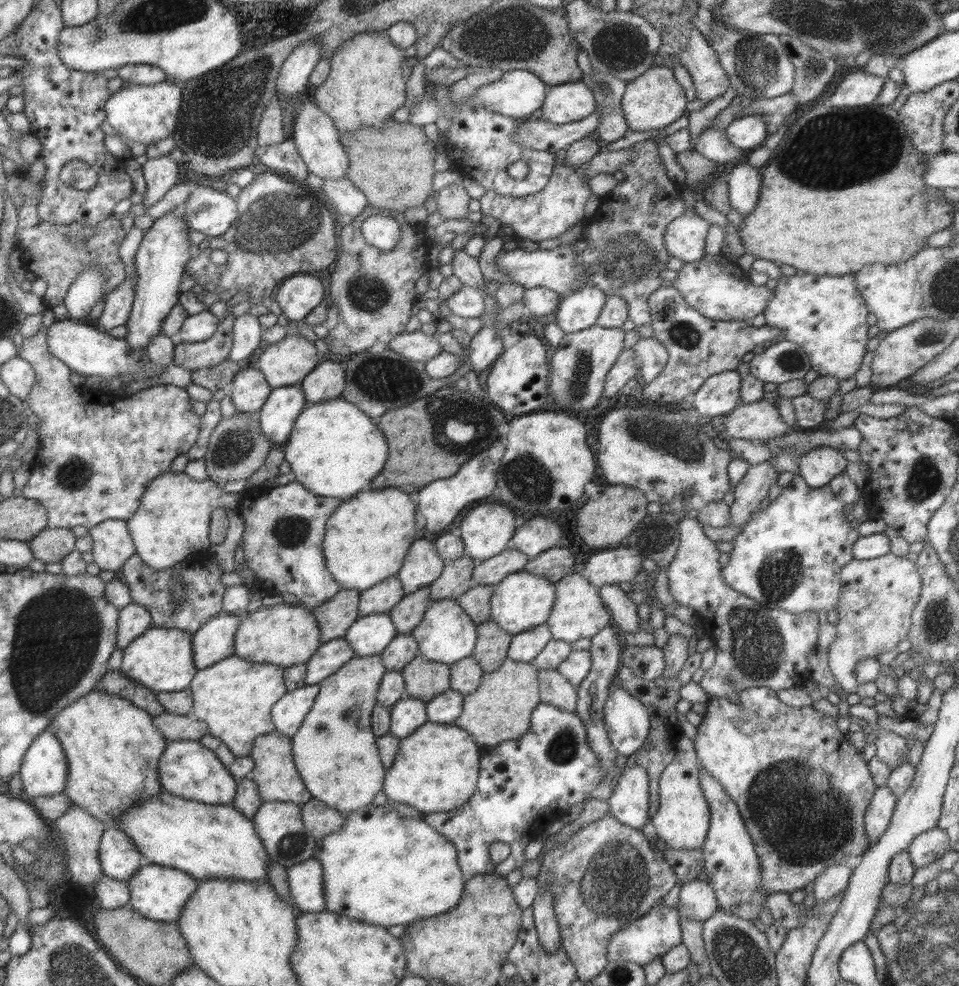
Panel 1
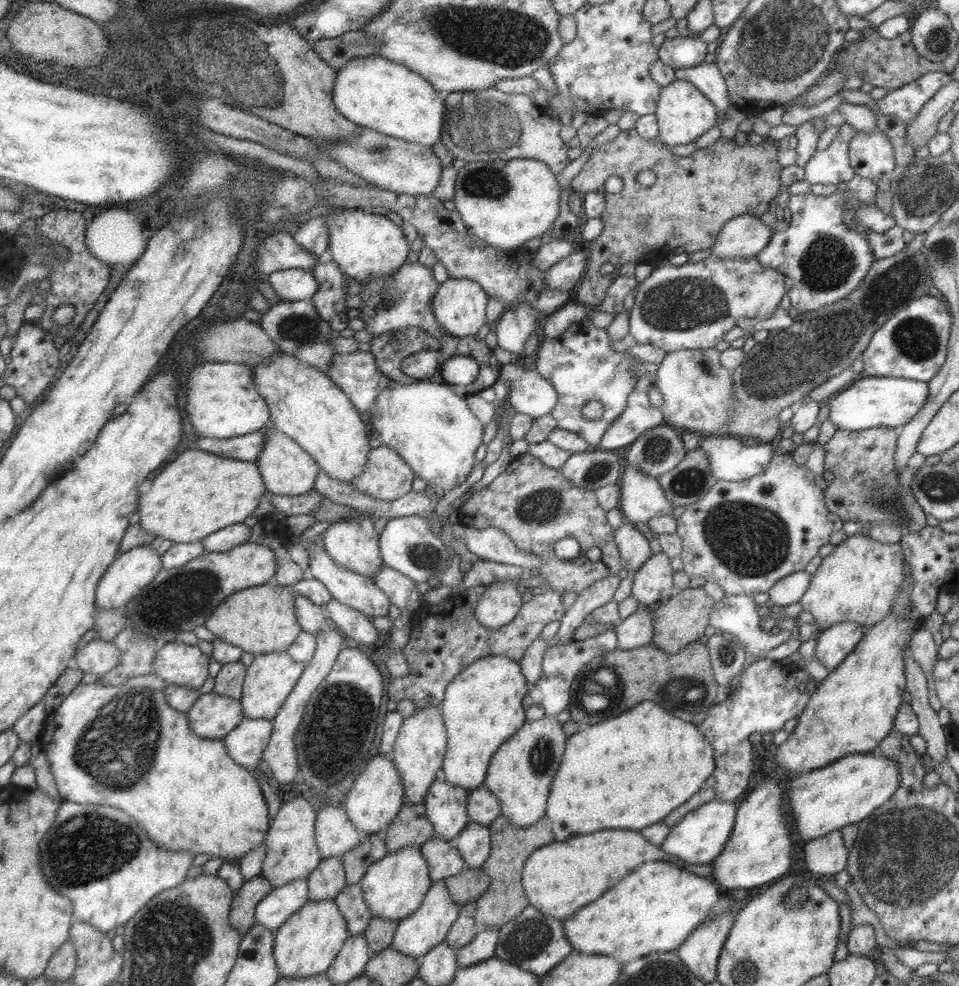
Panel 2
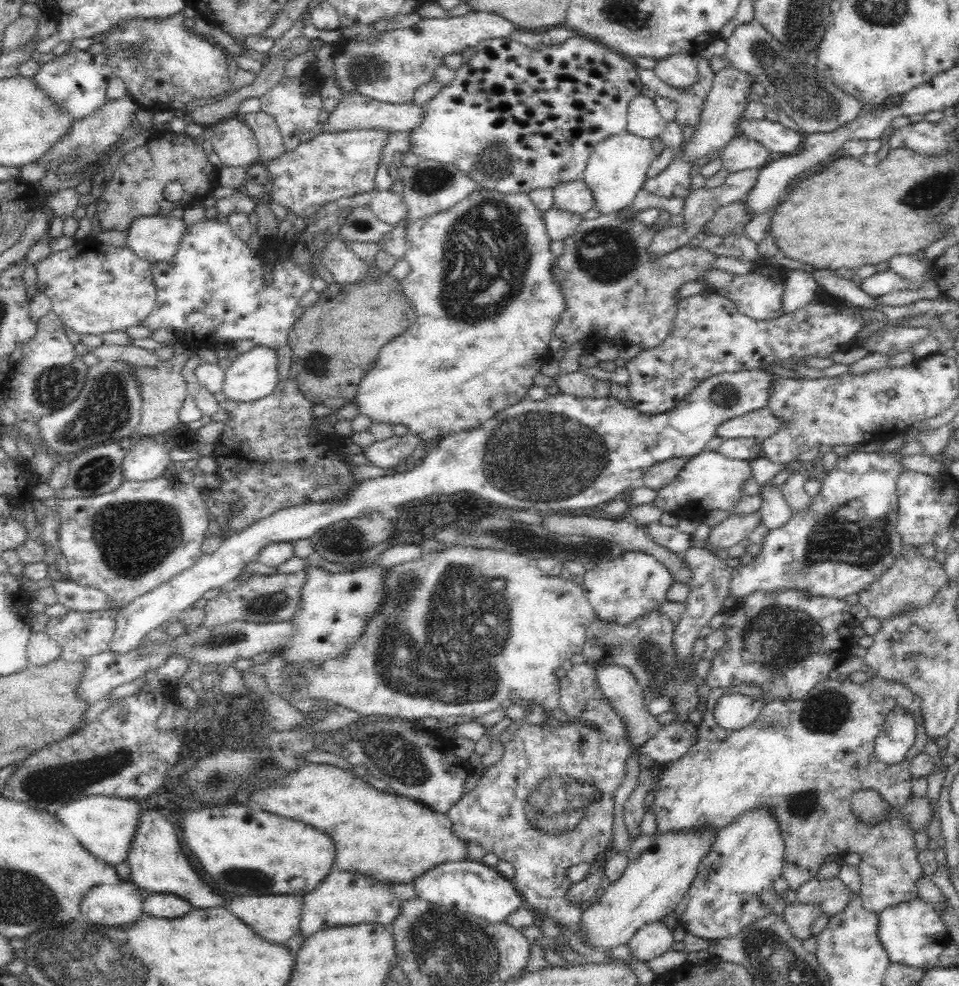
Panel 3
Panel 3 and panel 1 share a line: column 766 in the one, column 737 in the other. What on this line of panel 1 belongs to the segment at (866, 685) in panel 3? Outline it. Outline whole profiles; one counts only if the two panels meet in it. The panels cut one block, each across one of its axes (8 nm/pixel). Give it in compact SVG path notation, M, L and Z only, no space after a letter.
M752 687L741 691L738 702L728 702L725 698L711 698L706 702L707 708L702 714L702 719L696 726L696 735L692 743L698 758L700 768L706 770L717 779L722 789L731 797L736 804L744 827L751 837L754 850L758 856L760 866L760 879L758 886L763 892L786 892L791 893L798 888L811 882L824 868L837 863L851 863L863 854L867 849L867 837L864 833L864 814L871 797L874 795L876 786L871 781L871 774L867 771L867 765L862 757L861 750L853 748L847 736L837 730L836 718L823 715L812 707L791 708L777 699L776 692L764 687Z

